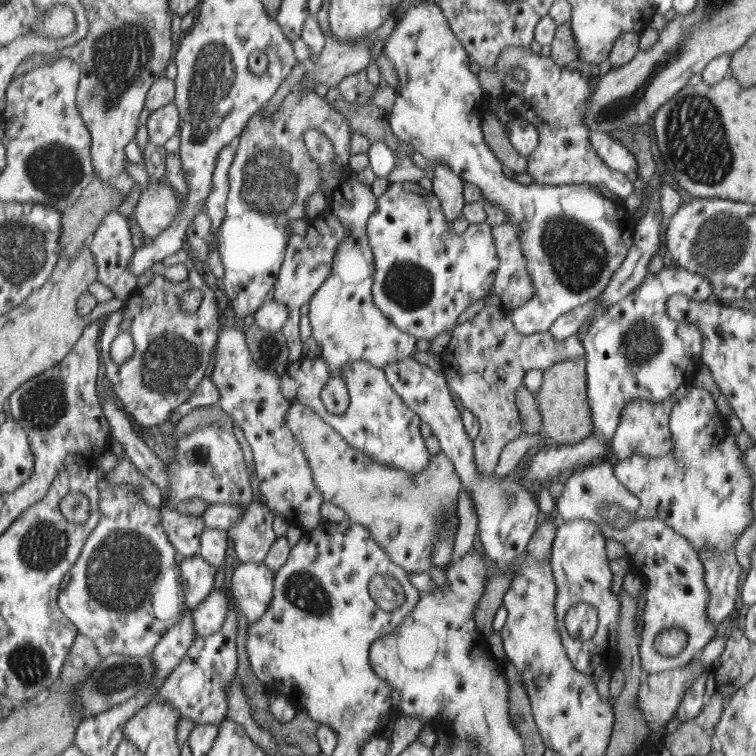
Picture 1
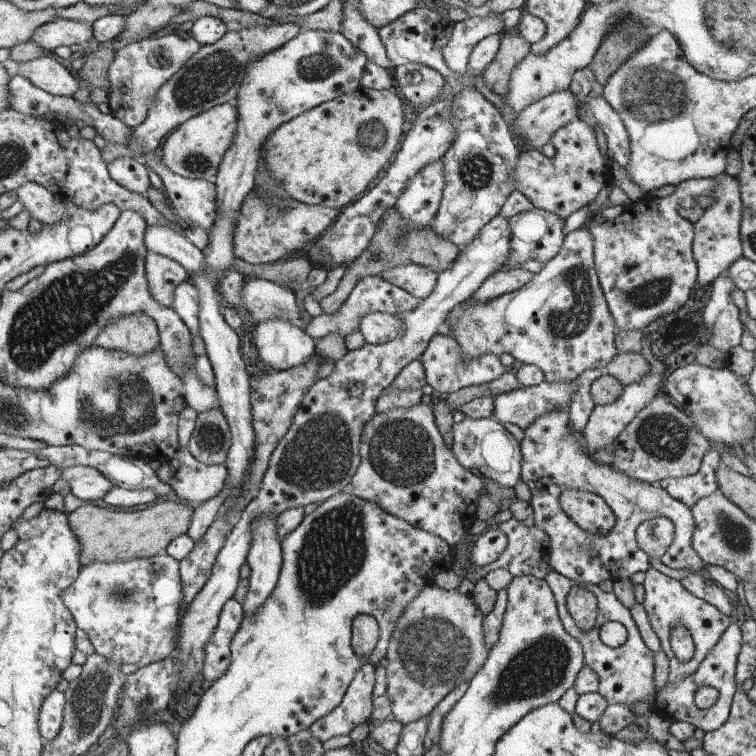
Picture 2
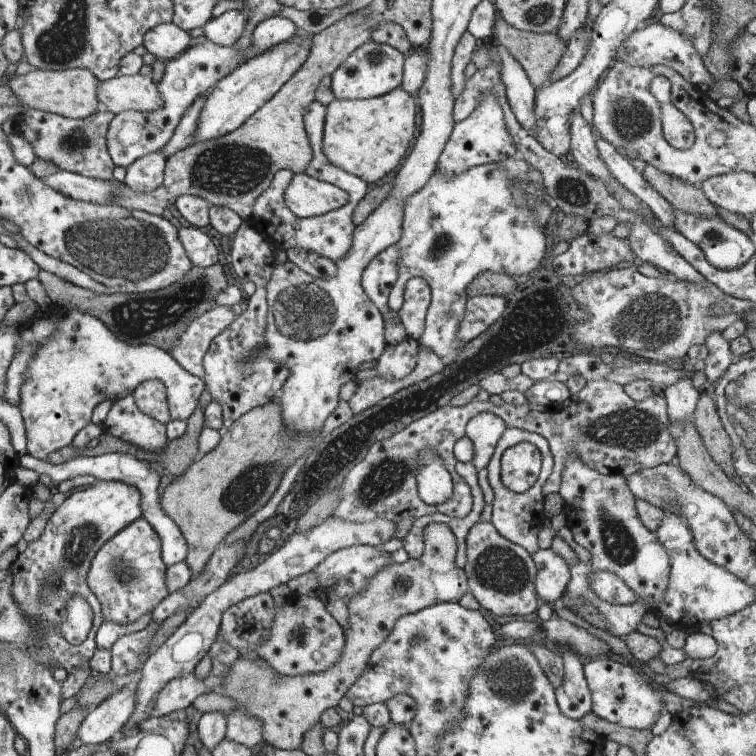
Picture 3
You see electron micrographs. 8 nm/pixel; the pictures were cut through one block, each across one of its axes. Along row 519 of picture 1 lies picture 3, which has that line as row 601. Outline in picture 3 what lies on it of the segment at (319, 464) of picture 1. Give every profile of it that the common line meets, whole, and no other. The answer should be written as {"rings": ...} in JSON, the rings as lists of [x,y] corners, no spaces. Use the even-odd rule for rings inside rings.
{"rings":[[[431,523],[424,530],[424,544],[420,558],[380,568],[380,572],[368,582],[368,588],[347,604],[349,619],[344,650],[330,670],[282,676],[266,662],[237,659],[216,690],[234,700],[238,704],[237,710],[251,709],[251,714],[262,722],[263,744],[275,749],[300,749],[304,734],[320,723],[324,711],[338,708],[338,702],[360,678],[372,653],[387,642],[395,624],[403,616],[438,603],[458,603],[467,594],[468,578],[456,561],[458,544],[452,530],[444,523]]]}

